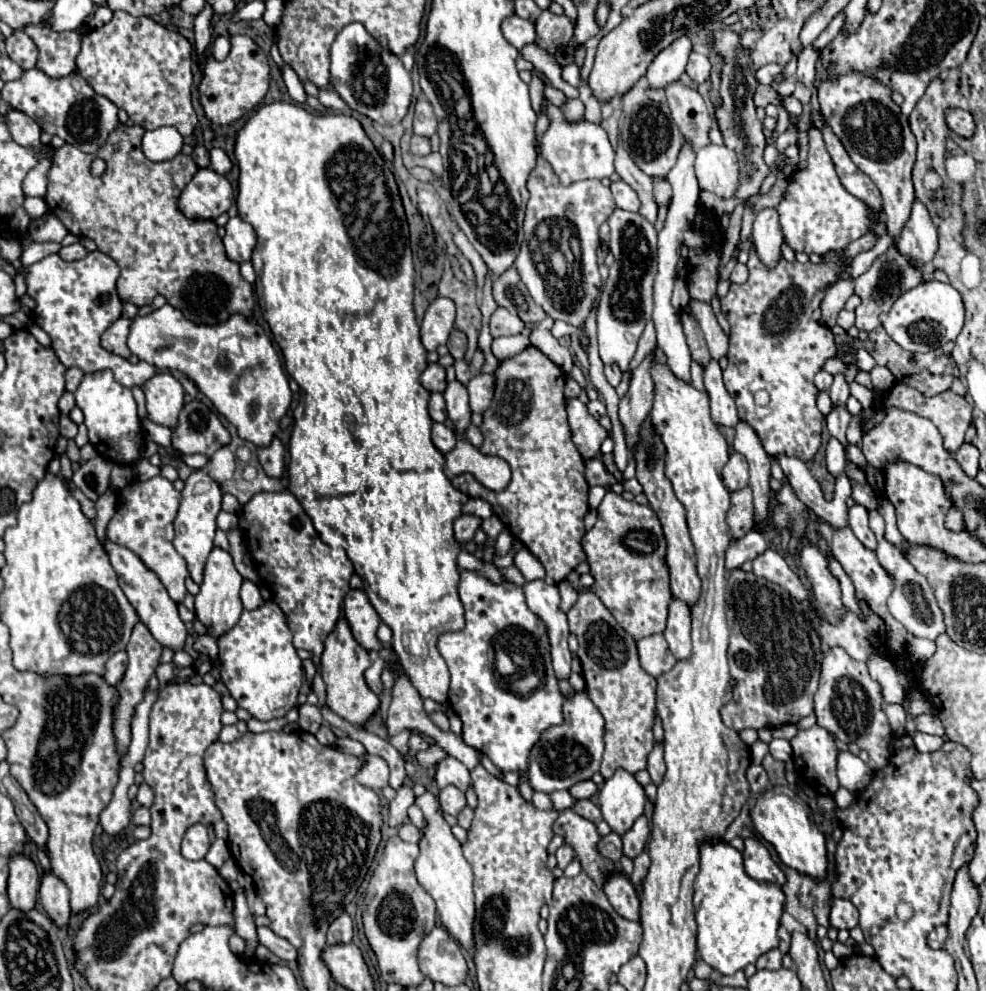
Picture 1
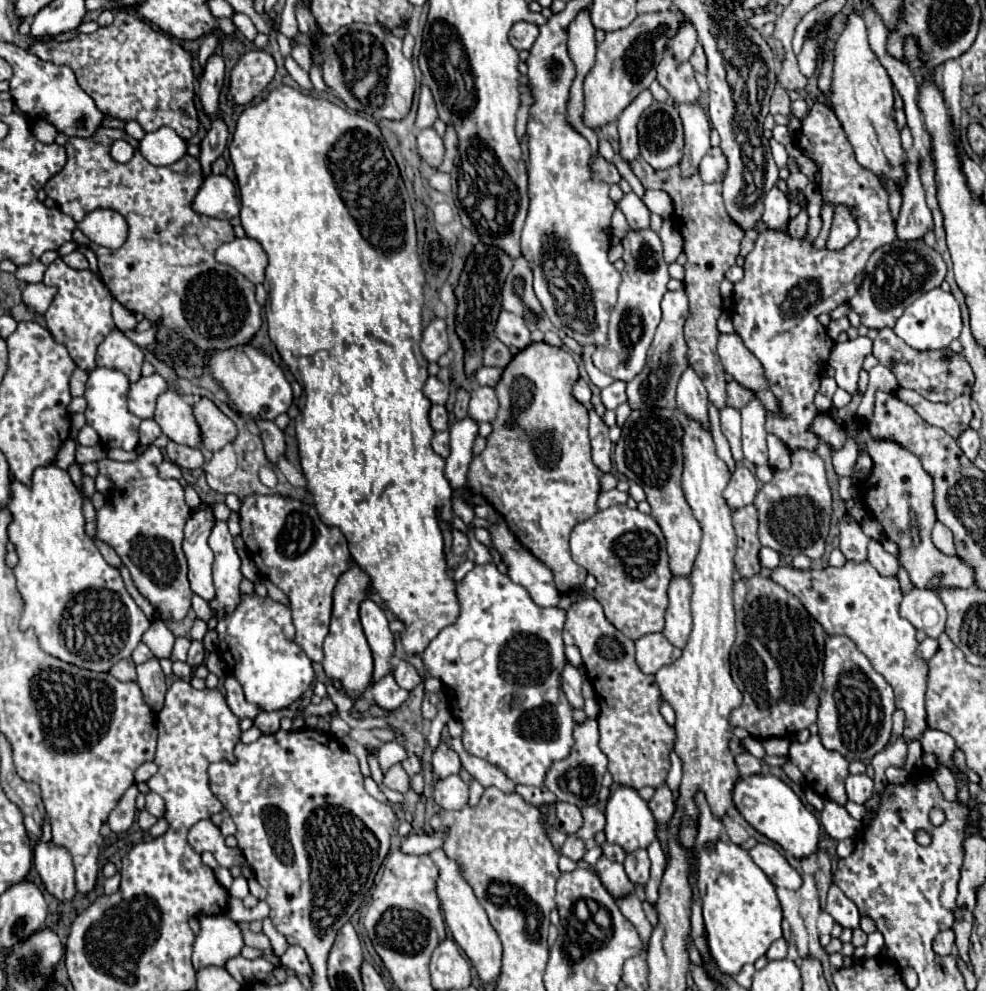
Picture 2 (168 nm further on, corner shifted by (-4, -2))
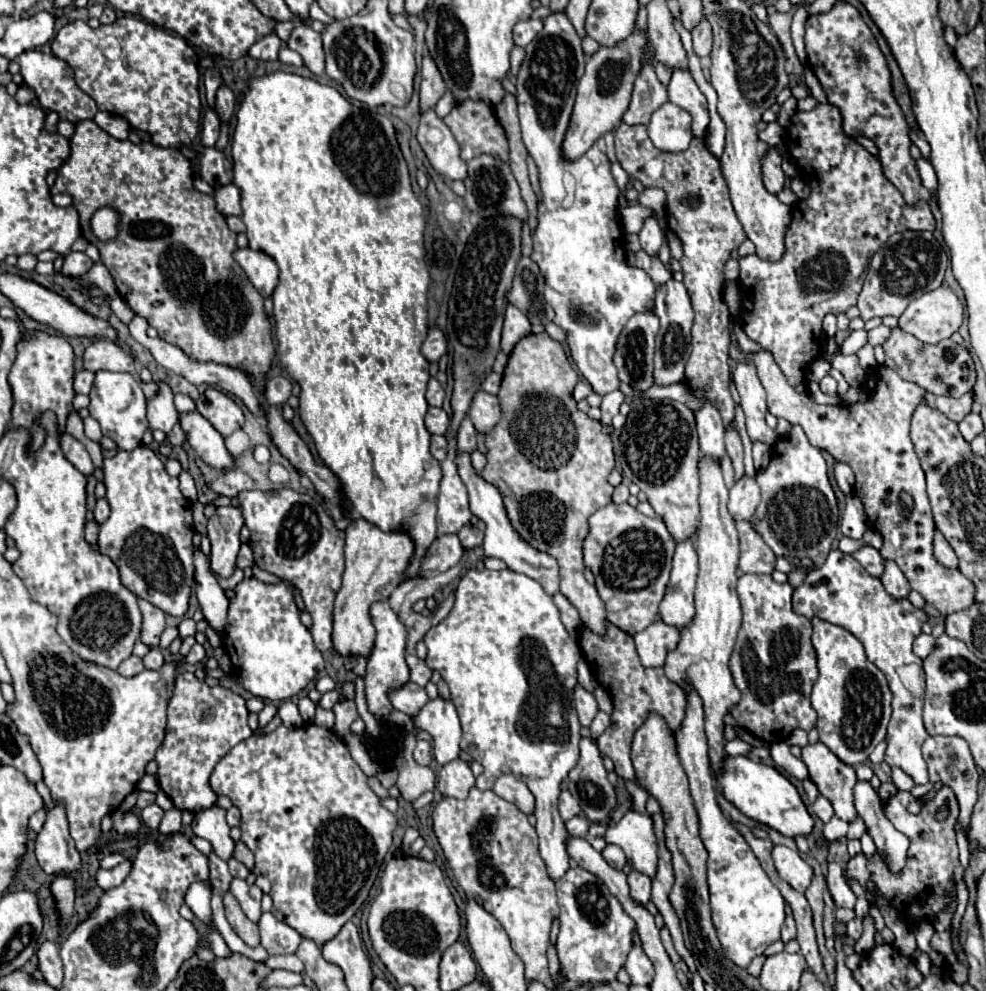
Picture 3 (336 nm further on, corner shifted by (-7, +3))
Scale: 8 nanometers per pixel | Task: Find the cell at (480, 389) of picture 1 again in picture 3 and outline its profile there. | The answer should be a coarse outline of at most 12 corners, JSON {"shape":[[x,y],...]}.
{"shape":[[476,391],[468,411],[476,431],[488,433],[500,419],[496,395]]}

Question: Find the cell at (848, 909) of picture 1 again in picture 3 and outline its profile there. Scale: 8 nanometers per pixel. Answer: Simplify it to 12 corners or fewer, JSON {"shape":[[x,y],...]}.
{"shape":[[828,865],[826,877],[836,907],[854,909],[852,893],[844,869]]}

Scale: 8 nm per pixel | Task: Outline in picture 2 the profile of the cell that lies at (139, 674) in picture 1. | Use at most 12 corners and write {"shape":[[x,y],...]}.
{"shape":[[141,642],[131,658],[143,664],[153,658],[153,652]]}

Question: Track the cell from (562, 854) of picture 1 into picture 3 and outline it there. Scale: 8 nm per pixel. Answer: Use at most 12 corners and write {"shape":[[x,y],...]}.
{"shape":[[584,817],[566,821],[572,837],[586,837],[590,821]]}

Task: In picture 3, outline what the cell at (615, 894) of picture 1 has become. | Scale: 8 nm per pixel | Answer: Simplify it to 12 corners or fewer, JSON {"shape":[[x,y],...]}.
{"shape":[[606,845],[602,857],[622,871],[626,855],[616,845]]}

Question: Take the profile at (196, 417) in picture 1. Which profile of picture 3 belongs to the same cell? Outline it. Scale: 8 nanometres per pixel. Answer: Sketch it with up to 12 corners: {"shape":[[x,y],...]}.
{"shape":[[208,387],[196,401],[222,437],[244,425],[242,409]]}

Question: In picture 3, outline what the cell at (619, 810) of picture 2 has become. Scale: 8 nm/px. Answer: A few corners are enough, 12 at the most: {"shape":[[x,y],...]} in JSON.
{"shape":[[630,807],[608,827],[636,871],[654,877],[658,845],[648,813]]}

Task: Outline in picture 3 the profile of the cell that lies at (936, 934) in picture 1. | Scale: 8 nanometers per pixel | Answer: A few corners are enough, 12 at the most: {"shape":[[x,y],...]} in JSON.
{"shape":[[950,929],[934,933],[932,949],[948,957],[954,953]]}

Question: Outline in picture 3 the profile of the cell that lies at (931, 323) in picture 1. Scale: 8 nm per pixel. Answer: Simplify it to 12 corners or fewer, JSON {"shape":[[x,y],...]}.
{"shape":[[950,287],[914,299],[898,327],[924,343],[956,333],[964,307]]}

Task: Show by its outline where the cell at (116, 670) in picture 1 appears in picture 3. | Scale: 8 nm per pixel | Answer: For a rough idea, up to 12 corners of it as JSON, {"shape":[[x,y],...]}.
{"shape":[[136,655],[124,659],[118,667],[118,673],[132,677],[144,671],[142,659]]}

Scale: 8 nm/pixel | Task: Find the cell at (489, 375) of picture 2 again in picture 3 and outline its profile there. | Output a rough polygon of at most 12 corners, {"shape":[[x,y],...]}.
{"shape":[[490,371],[482,383],[488,393],[498,393],[502,375]]}

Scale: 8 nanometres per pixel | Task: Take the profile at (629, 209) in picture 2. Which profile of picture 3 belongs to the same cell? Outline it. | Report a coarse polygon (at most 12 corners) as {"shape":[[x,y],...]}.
{"shape":[[654,215],[644,219],[638,237],[644,251],[658,253],[662,231]]}

